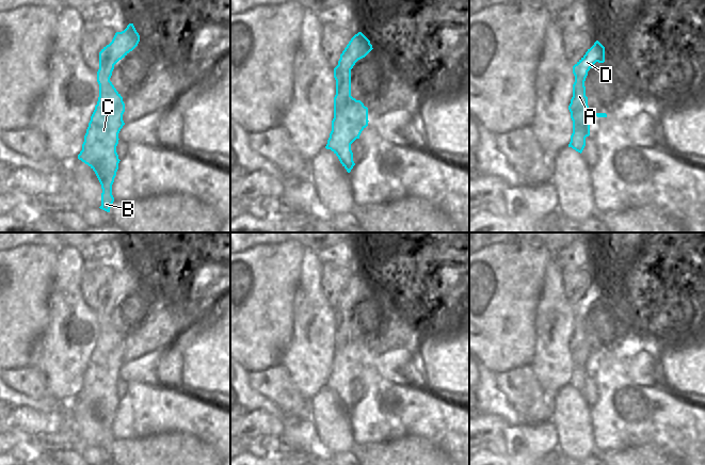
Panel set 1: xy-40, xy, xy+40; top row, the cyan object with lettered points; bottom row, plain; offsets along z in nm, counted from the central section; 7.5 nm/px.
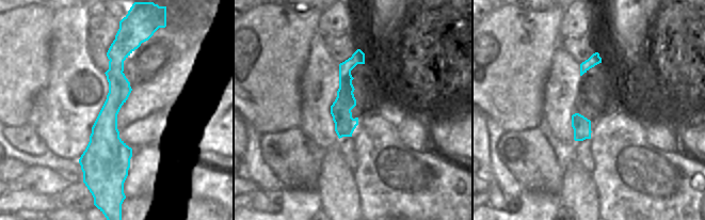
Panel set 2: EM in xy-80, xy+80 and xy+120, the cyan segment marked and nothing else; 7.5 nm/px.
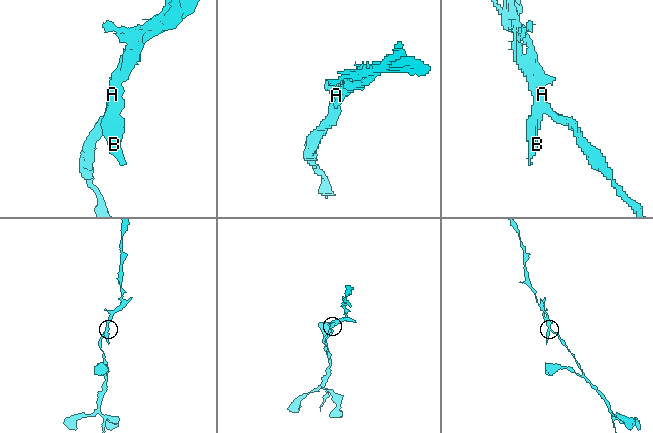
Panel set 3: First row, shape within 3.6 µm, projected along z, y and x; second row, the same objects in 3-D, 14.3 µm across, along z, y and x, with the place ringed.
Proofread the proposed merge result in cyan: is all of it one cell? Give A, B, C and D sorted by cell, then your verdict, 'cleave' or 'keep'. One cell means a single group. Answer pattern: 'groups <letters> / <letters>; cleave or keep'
groups A D / B C; cleave

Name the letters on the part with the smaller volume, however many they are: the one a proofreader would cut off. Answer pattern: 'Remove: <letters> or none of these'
Remove: B, C

